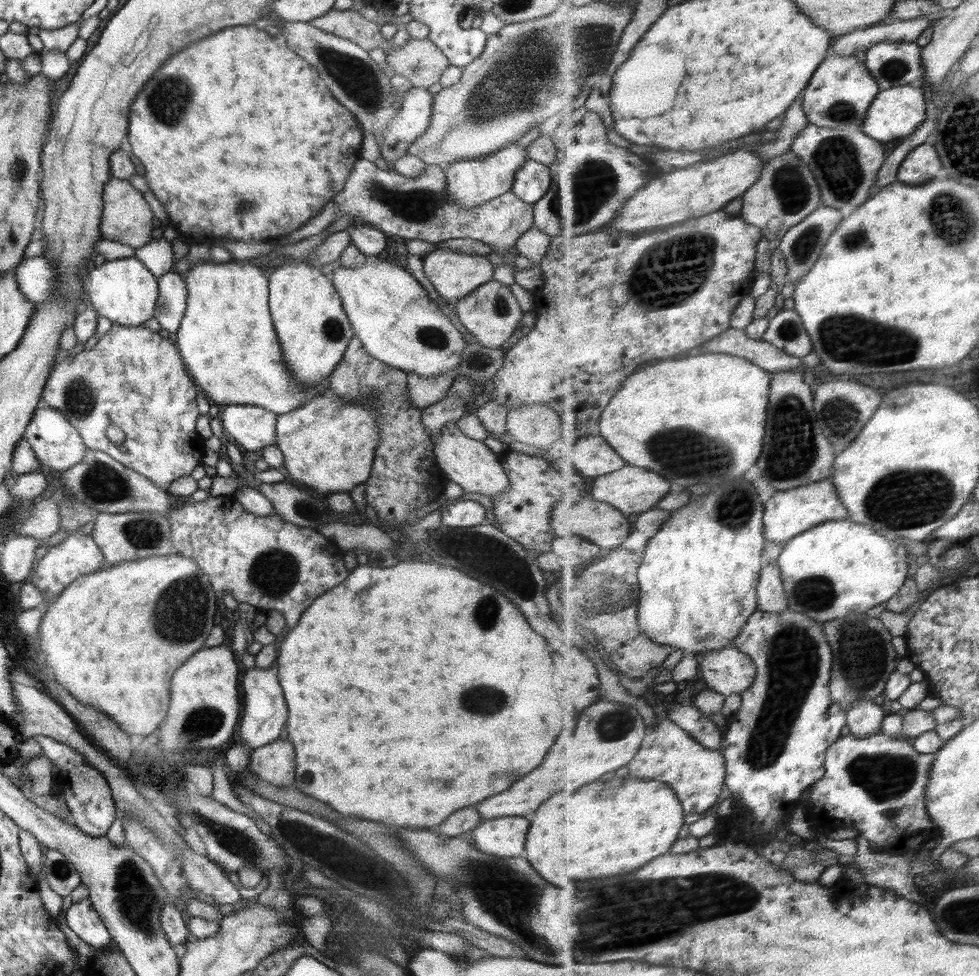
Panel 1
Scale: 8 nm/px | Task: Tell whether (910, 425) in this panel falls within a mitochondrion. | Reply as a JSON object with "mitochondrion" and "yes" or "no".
{"mitochondrion":"no"}

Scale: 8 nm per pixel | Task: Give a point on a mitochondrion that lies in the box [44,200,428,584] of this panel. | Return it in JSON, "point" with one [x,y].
{"point":[101,483]}

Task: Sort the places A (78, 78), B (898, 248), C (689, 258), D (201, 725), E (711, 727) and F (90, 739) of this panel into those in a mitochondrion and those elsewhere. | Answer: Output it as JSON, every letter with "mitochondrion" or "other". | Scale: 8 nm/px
{"A":"other","B":"other","C":"mitochondrion","D":"mitochondrion","E":"other","F":"other"}

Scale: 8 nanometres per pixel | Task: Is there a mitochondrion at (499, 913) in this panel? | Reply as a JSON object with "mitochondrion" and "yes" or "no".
{"mitochondrion":"yes"}

